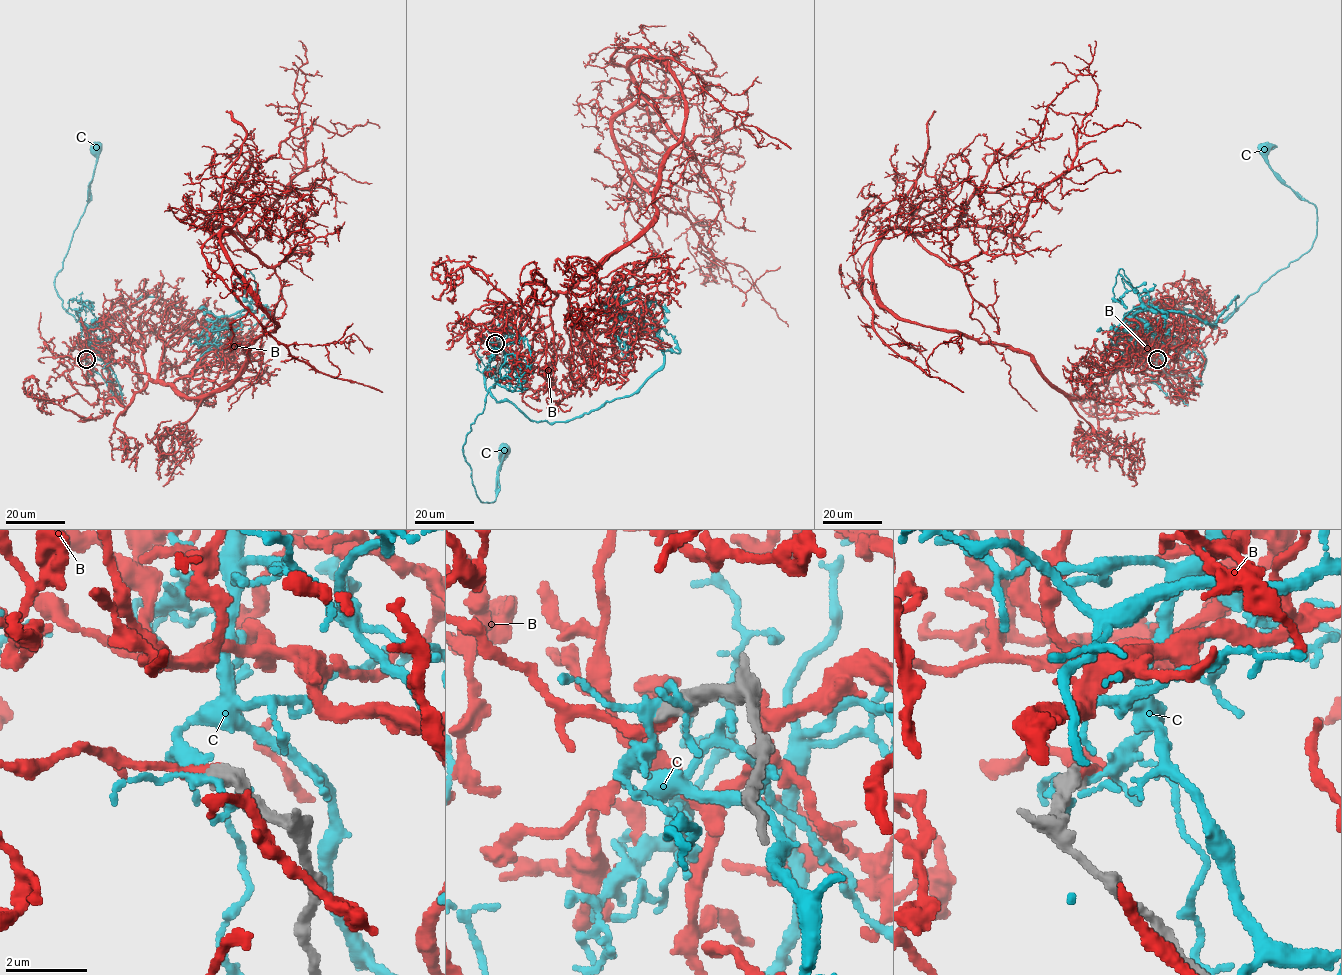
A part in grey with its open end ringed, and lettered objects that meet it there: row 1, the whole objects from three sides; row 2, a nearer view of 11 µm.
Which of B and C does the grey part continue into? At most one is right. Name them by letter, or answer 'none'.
B

